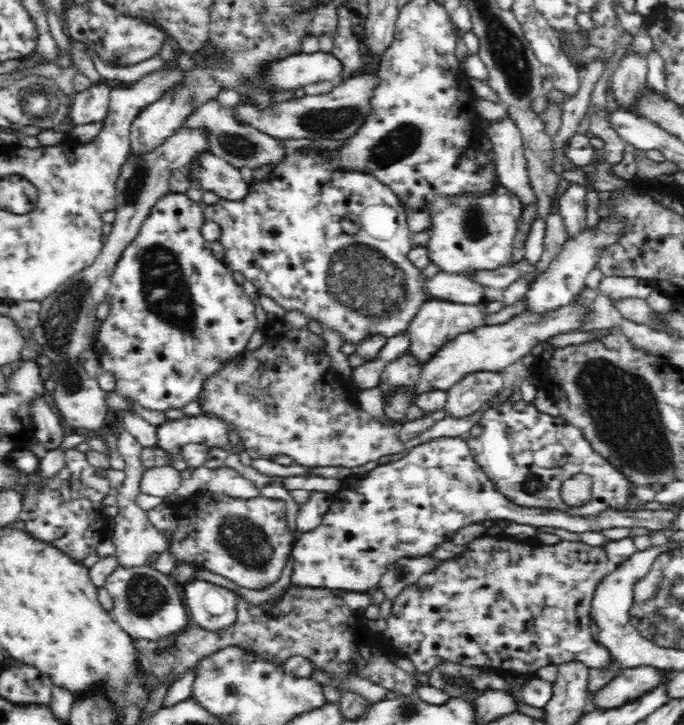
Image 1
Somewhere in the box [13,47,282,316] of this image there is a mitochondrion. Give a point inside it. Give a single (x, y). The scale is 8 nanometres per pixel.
(36, 100)

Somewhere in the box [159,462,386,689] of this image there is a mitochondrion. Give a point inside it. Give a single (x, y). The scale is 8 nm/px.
(246, 542)

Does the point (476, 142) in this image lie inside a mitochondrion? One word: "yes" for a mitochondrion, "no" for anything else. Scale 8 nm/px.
no

